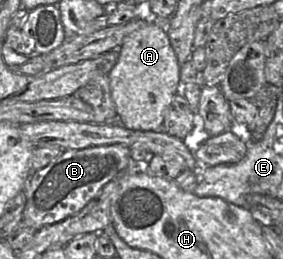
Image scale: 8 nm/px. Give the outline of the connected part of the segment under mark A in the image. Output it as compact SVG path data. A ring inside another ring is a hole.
M148 24L126 36L118 52L118 60L109 73L118 121L131 130L160 131L165 112L182 86L180 65L167 33L159 25Z

